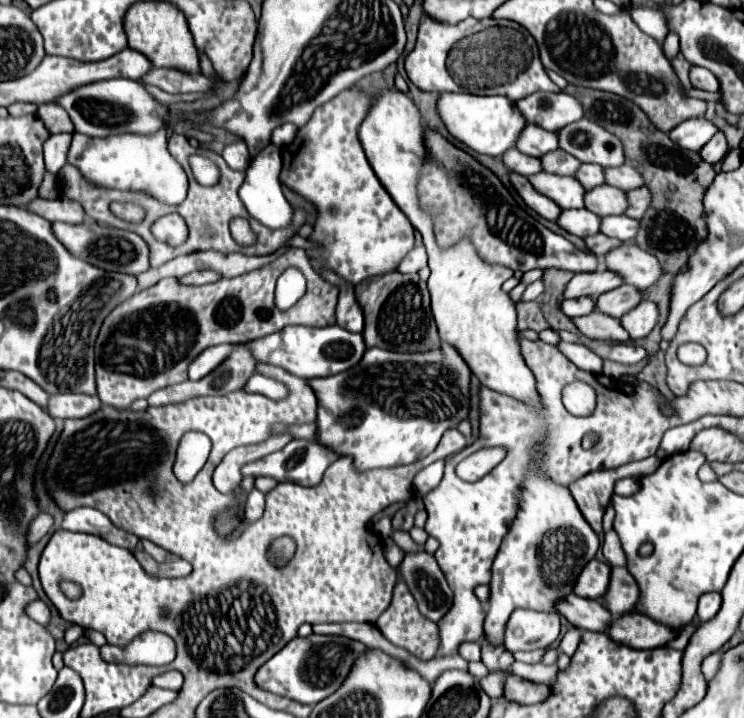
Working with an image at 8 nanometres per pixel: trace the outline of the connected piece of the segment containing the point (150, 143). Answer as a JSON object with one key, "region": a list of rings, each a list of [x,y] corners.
{"region":[[[160,130],[152,136],[116,134],[106,138],[92,138],[74,132],[68,162],[76,168],[88,168],[86,178],[96,186],[144,192],[154,200],[160,200],[168,206],[176,206],[182,204],[186,198],[188,176],[178,162],[172,162],[166,142],[166,130]]]}

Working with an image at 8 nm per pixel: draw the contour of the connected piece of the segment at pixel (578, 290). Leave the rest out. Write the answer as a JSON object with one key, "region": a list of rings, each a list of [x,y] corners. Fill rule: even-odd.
{"region":[[[610,270],[604,272],[586,272],[586,274],[578,274],[572,276],[572,280],[568,282],[568,288],[564,288],[564,296],[566,298],[580,298],[580,296],[588,296],[588,298],[598,298],[600,294],[618,288],[622,284],[622,278]]]}

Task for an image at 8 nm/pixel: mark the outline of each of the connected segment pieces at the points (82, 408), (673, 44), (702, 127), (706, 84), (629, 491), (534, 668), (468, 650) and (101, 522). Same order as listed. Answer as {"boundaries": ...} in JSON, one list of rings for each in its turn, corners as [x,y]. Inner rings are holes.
{"boundaries":[[[[54,394],[48,400],[48,412],[52,418],[86,418],[100,408],[98,396],[86,394]]],[[[668,34],[666,38],[664,38],[664,54],[666,54],[666,58],[668,60],[674,60],[676,58],[676,54],[680,52],[678,50],[678,36],[676,34]]],[[[706,118],[686,120],[668,132],[668,136],[672,136],[672,140],[680,144],[680,148],[692,152],[698,152],[714,134],[716,134],[716,126]]],[[[700,66],[690,68],[690,82],[692,82],[694,88],[706,90],[706,92],[718,92],[718,86],[720,86],[716,76],[710,70],[700,68]]],[[[624,478],[624,480],[616,482],[614,492],[620,494],[620,496],[632,496],[636,490],[638,490],[638,480],[636,478]]],[[[514,662],[512,664],[512,674],[522,676],[524,680],[532,682],[542,682],[542,684],[552,684],[558,668],[556,666],[544,666],[544,664],[524,664],[524,662]],[[522,670],[522,672],[520,672]]],[[[478,642],[460,644],[460,656],[464,660],[480,660],[480,644]]],[[[88,506],[70,510],[64,516],[62,528],[70,530],[70,532],[94,534],[94,536],[100,536],[114,546],[122,546],[122,548],[128,548],[128,550],[134,550],[134,546],[138,544],[138,538],[134,534],[118,530],[102,512],[98,512],[96,508],[88,508]]]]}

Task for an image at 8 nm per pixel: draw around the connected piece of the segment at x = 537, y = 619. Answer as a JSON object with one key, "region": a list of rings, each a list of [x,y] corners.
{"region":[[[518,608],[504,630],[504,646],[510,652],[548,648],[560,634],[560,616]]]}

